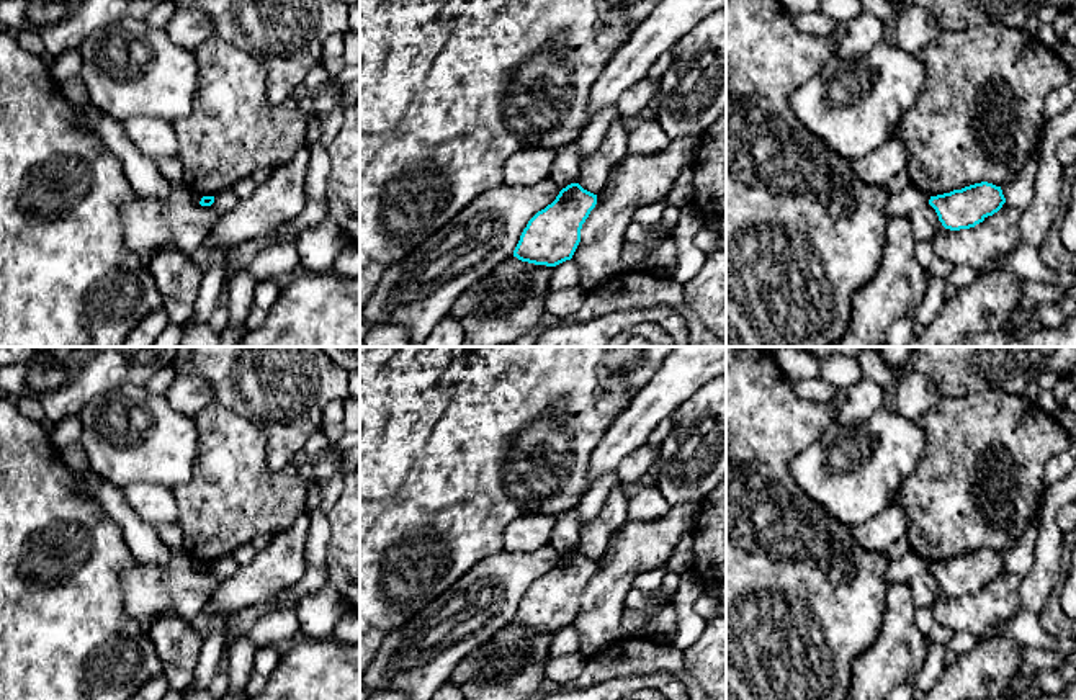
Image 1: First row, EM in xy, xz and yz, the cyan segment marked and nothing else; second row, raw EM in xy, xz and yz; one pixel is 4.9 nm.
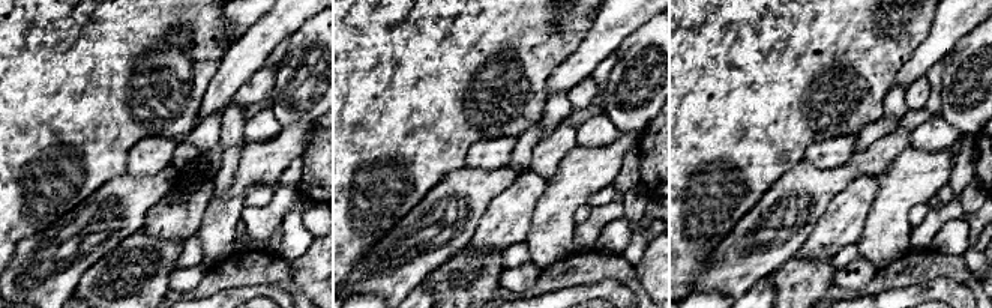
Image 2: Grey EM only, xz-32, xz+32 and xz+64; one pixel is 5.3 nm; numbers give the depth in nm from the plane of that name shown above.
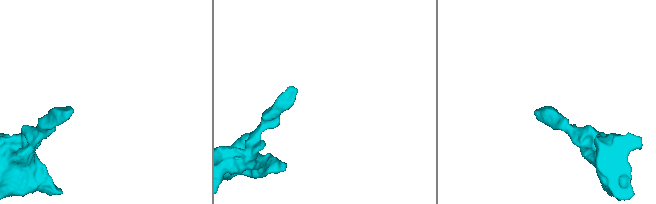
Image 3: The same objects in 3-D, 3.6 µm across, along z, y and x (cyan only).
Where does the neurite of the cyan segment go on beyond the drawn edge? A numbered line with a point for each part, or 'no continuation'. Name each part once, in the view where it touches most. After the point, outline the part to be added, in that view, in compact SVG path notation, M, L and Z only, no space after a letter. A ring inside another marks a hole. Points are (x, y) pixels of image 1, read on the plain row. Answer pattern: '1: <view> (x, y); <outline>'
no continuation

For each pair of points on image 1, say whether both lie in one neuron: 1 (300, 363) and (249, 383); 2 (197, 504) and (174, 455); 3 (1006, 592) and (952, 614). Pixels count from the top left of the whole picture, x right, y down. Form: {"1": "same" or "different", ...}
{"1": "same", "2": "different", "3": "same"}

